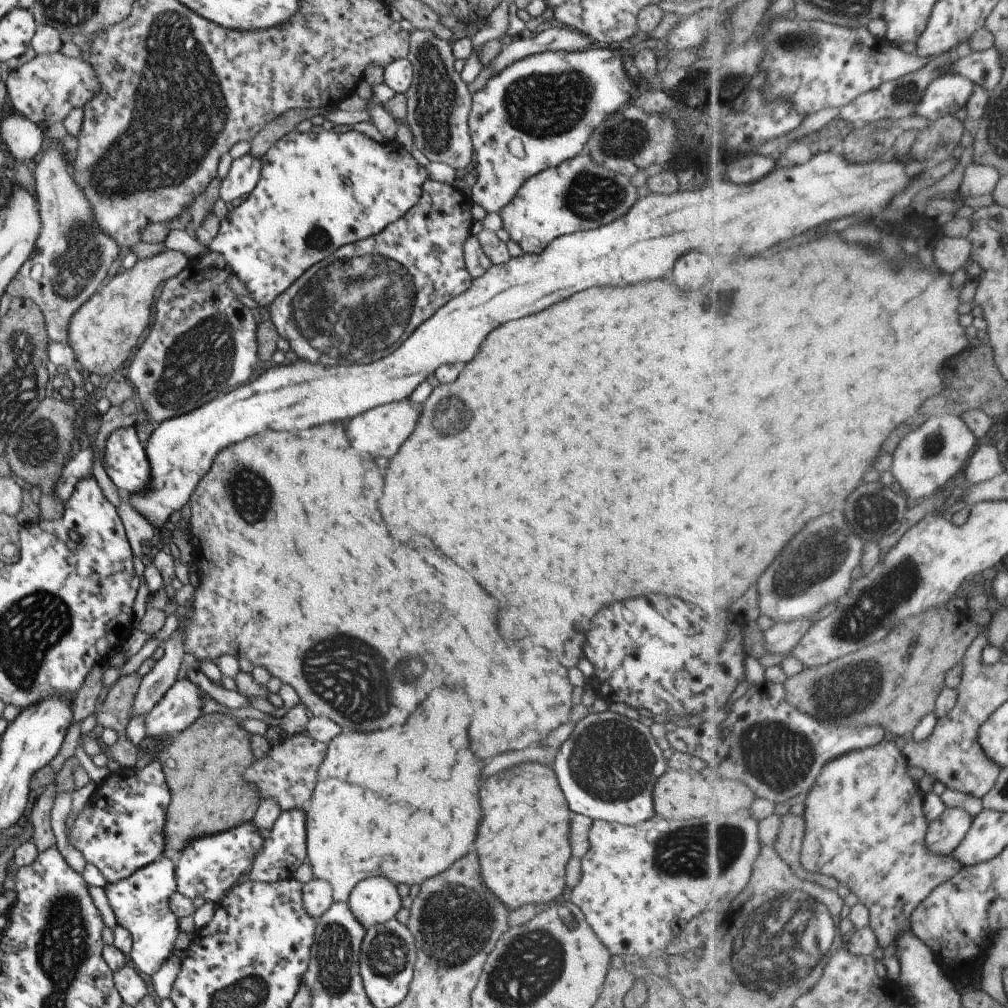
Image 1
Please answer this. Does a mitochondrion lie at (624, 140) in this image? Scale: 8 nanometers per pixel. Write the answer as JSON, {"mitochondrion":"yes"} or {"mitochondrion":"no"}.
{"mitochondrion":"yes"}

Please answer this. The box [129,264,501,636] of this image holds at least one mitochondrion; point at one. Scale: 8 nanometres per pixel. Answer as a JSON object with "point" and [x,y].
{"point":[200,360]}

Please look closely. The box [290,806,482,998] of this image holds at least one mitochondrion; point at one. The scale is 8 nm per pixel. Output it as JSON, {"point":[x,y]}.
{"point":[386,955]}

